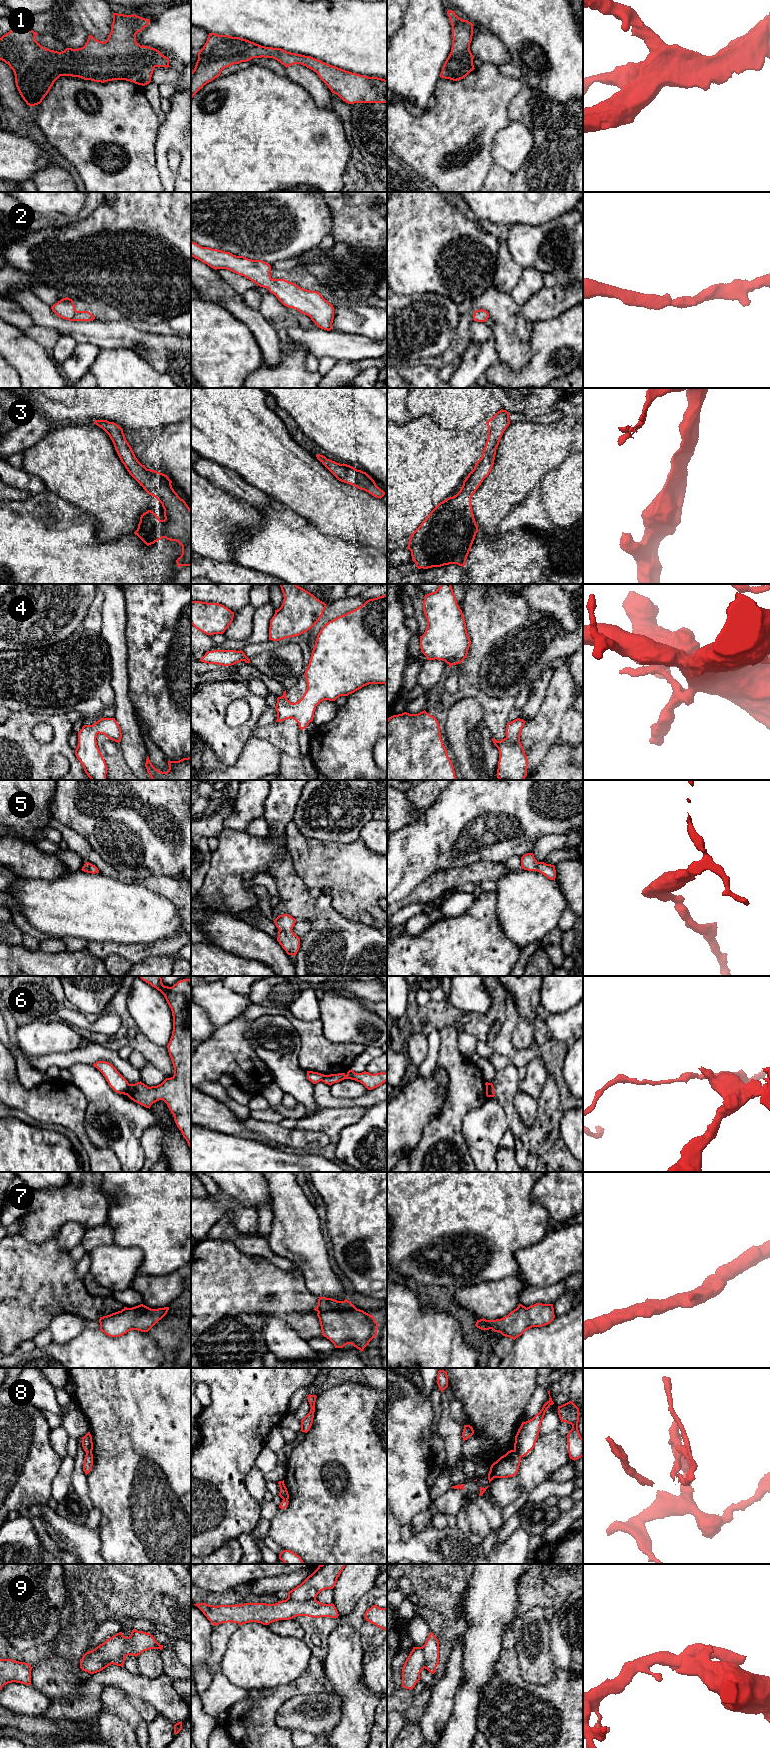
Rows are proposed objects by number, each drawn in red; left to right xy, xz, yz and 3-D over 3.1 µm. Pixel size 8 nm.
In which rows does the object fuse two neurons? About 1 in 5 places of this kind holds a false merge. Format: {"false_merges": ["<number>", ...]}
{"false_merges": ["6", "8", "9"]}

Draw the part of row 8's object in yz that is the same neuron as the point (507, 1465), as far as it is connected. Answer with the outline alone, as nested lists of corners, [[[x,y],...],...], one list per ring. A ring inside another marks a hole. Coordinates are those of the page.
[[[510,1450],[494,1462],[488,1473],[489,1483],[494,1478],[508,1478],[517,1474],[520,1466],[521,1456],[515,1451]]]

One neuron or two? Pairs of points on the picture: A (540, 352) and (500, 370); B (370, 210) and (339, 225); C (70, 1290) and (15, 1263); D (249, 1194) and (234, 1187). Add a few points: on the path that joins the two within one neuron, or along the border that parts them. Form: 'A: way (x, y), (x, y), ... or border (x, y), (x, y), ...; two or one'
A: way (535, 364), (523, 376), (512, 376); one
B: way (362, 217), (347, 225); one
C: way (56, 1285), (45, 1281), (33, 1281), (29, 1277); one
D: way (245, 1190), (242, 1187), (238, 1187); one

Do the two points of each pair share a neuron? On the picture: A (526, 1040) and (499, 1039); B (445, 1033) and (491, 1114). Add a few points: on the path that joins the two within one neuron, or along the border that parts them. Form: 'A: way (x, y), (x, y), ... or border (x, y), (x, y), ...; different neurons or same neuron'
A: border (518, 1017), (511, 1036), (517, 1051); different neurons
B: border (486, 1096), (478, 1107), (471, 1109), (465, 1115); different neurons

